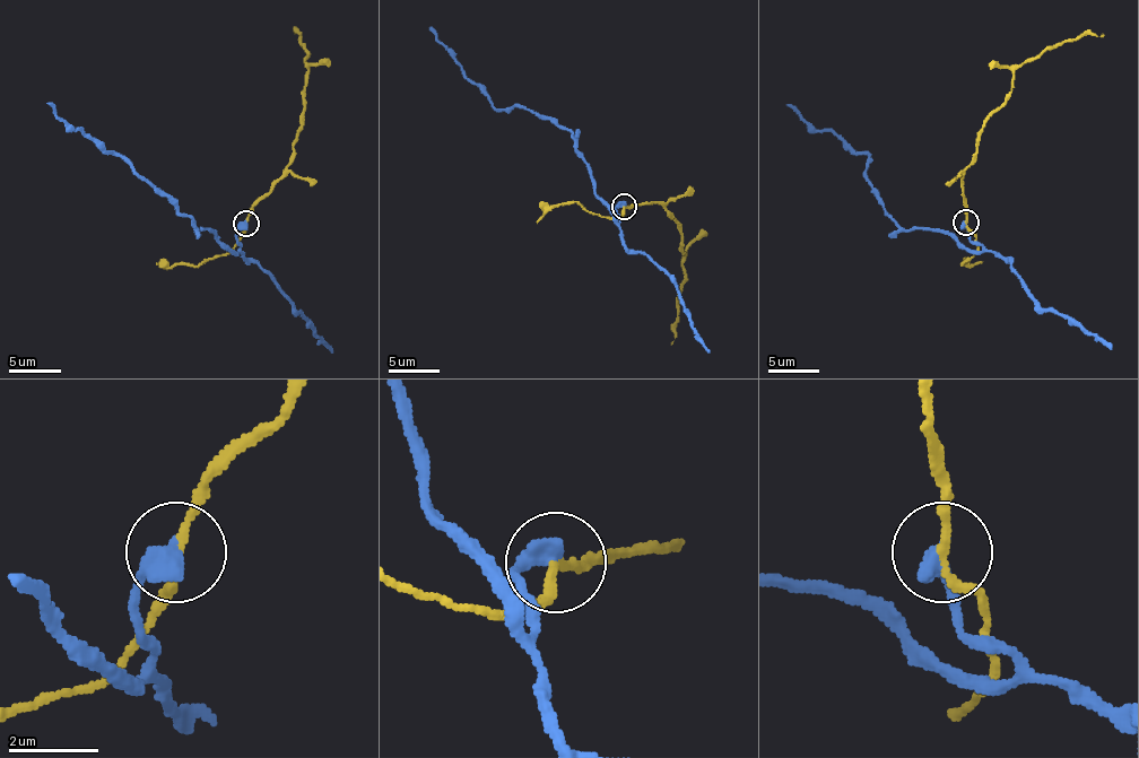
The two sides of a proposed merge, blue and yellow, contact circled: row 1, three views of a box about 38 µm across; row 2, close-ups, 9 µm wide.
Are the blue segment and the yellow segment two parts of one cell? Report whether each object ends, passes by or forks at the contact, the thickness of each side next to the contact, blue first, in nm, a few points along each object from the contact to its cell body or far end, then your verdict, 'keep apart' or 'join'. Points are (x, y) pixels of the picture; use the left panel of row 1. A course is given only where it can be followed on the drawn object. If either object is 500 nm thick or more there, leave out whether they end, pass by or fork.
calibres 550 and 170 nm; course blue (246, 223), (236, 233), (233, 253), (210, 231), (197, 231), (118, 155), (70, 129), (48, 104); course yellow (246, 223), (249, 212), (293, 158), (293, 140), (301, 122), (309, 70), (298, 32), (293, 32); keep apart

